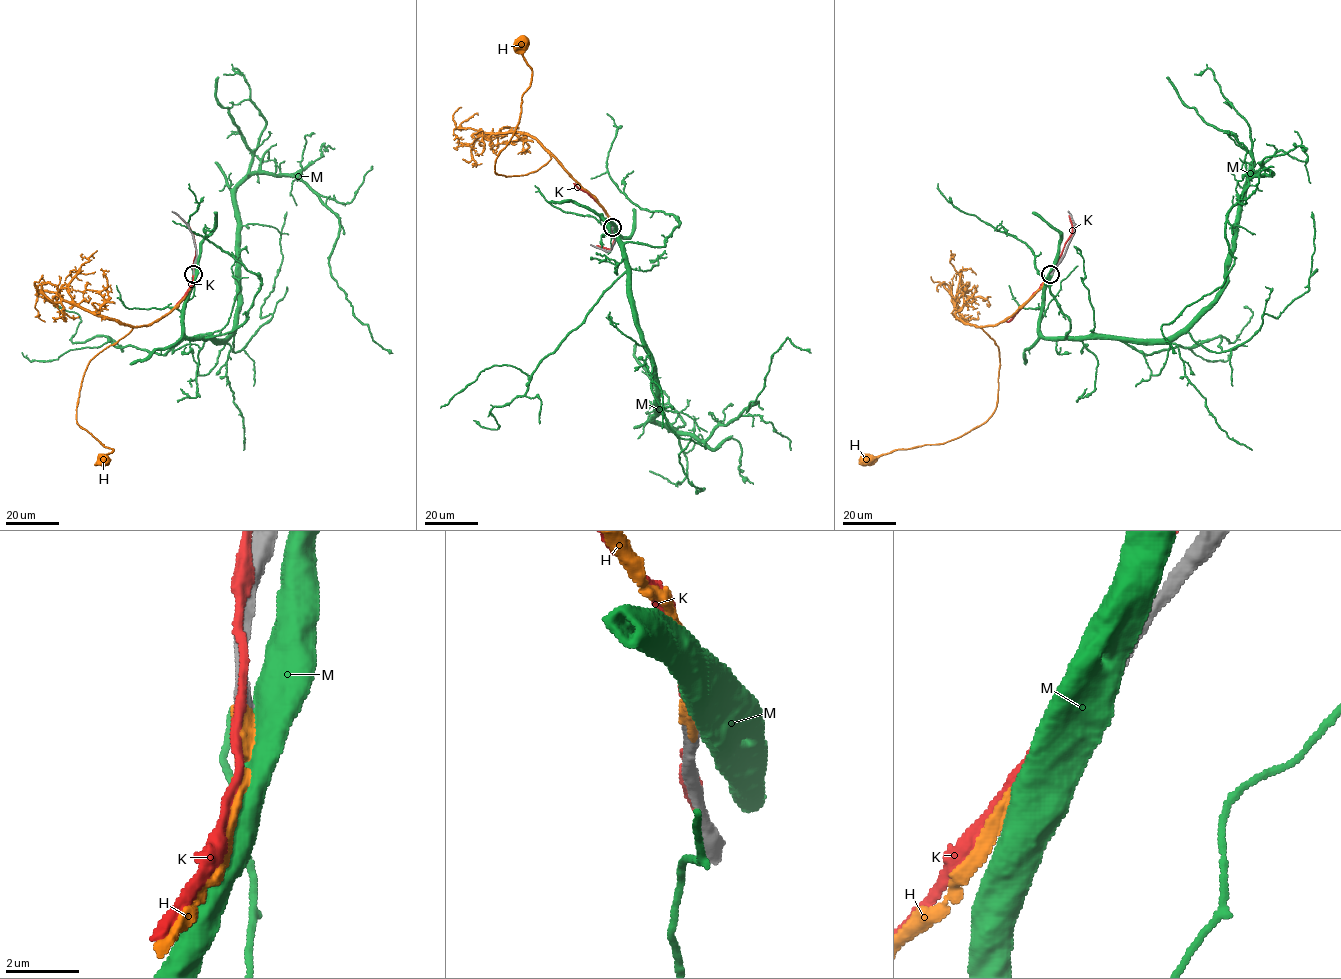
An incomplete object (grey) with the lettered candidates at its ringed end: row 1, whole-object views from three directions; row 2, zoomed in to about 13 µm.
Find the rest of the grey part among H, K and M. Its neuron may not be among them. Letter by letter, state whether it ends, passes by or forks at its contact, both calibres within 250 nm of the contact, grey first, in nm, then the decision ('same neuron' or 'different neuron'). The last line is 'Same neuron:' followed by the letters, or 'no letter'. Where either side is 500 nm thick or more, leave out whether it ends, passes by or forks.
H: it ends; calibres 460 and 480 nm; same neuron
K: it passes by; calibres 480 and 240 nm; different neuron
M: calibres 480 and 800 nm; different neuron
Same neuron: H

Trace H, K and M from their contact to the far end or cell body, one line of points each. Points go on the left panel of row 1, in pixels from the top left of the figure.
H: (193, 274), (192, 286), (170, 311), (150, 324), (131, 327), (90, 361), (76, 422), (113, 450), (103, 461)
K: (193, 273), (187, 294), (155, 322)
M: (194, 274), (183, 332), (223, 339), (235, 189), (294, 175), (338, 219), (330, 273), (392, 353)

